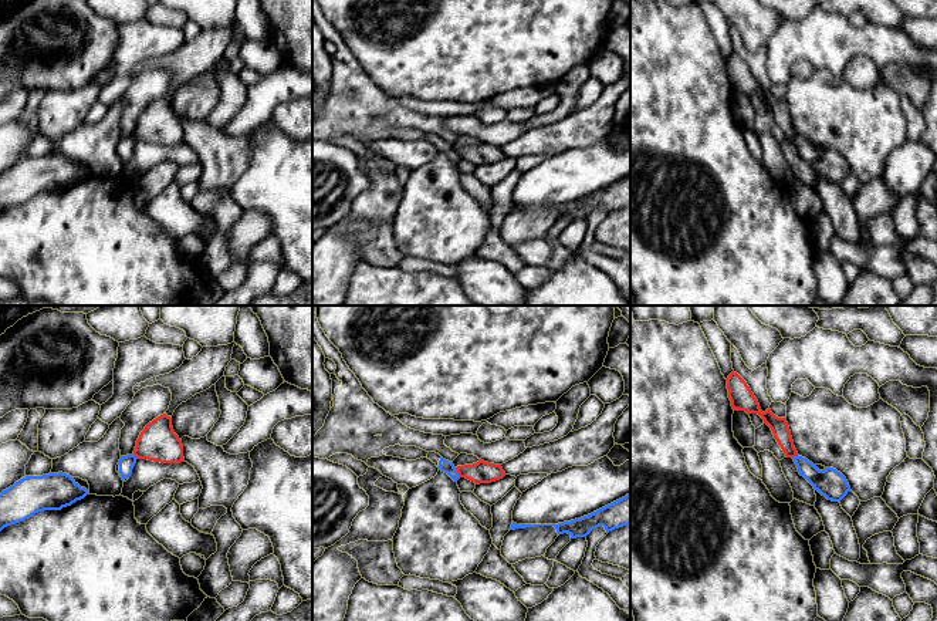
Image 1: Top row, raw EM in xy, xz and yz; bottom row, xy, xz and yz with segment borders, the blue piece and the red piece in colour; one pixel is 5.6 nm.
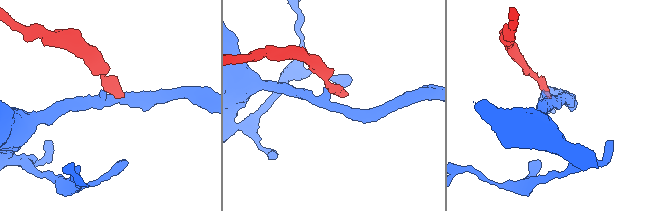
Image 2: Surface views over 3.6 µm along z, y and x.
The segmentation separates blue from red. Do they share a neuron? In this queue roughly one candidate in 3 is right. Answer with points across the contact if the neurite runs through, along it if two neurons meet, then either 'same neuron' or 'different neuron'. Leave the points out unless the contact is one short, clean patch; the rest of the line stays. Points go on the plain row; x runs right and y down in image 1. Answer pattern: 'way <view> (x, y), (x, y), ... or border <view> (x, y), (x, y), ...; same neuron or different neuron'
border xz (455, 149), (460, 158); different neuron

